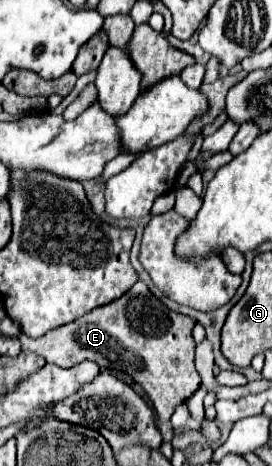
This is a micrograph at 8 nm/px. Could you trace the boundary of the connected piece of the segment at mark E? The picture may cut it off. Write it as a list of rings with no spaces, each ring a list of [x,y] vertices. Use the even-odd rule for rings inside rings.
[[[139,280],[119,300],[91,310],[73,324],[55,328],[41,338],[21,336],[19,340],[23,344],[23,352],[35,352],[37,356],[43,356],[47,362],[61,368],[75,366],[83,360],[93,360],[101,368],[125,370],[149,394],[153,408],[159,414],[159,420],[167,422],[175,412],[177,404],[189,400],[189,396],[201,384],[201,376],[193,364],[193,326],[193,318],[171,312],[159,298],[149,292],[147,284]],[[127,352],[131,352],[131,364]]]

